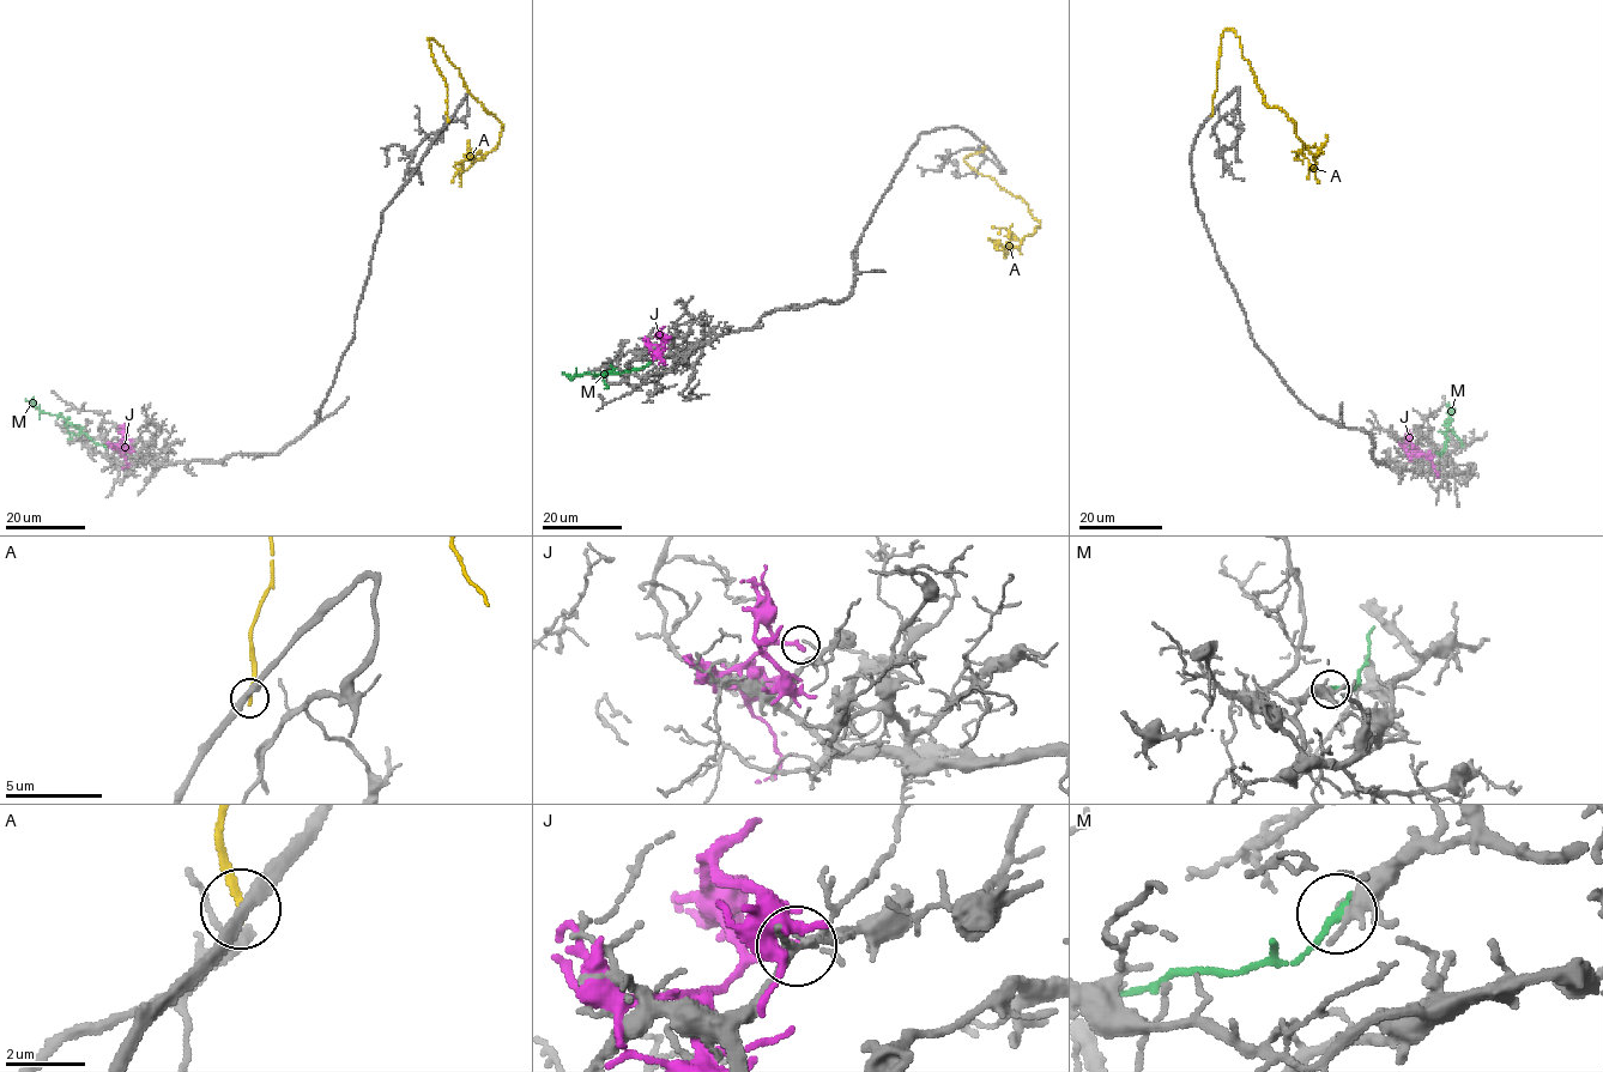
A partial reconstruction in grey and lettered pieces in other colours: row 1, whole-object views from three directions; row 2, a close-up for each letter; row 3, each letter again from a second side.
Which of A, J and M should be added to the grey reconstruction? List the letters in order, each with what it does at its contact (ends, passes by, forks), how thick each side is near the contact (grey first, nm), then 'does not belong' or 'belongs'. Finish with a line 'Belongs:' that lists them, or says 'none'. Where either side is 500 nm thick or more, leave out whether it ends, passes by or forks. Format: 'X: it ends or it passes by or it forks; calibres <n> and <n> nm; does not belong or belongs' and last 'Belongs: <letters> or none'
A: it ends; calibres 320 and 200 nm; does not belong
J: it ends; calibres 120 and 240 nm; does not belong
M: it ends; calibres 320 and 200 nm; does not belong
Belongs: none

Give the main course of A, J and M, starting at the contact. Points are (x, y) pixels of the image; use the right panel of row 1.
A: (1211, 114), (1221, 34), (1234, 30), (1263, 102), (1278, 107), (1317, 153), (1318, 182)
J: (1413, 447), (1432, 461), (1438, 477)
M: (1438, 454), (1444, 452), (1447, 440), (1447, 421), (1452, 410), (1447, 405)

